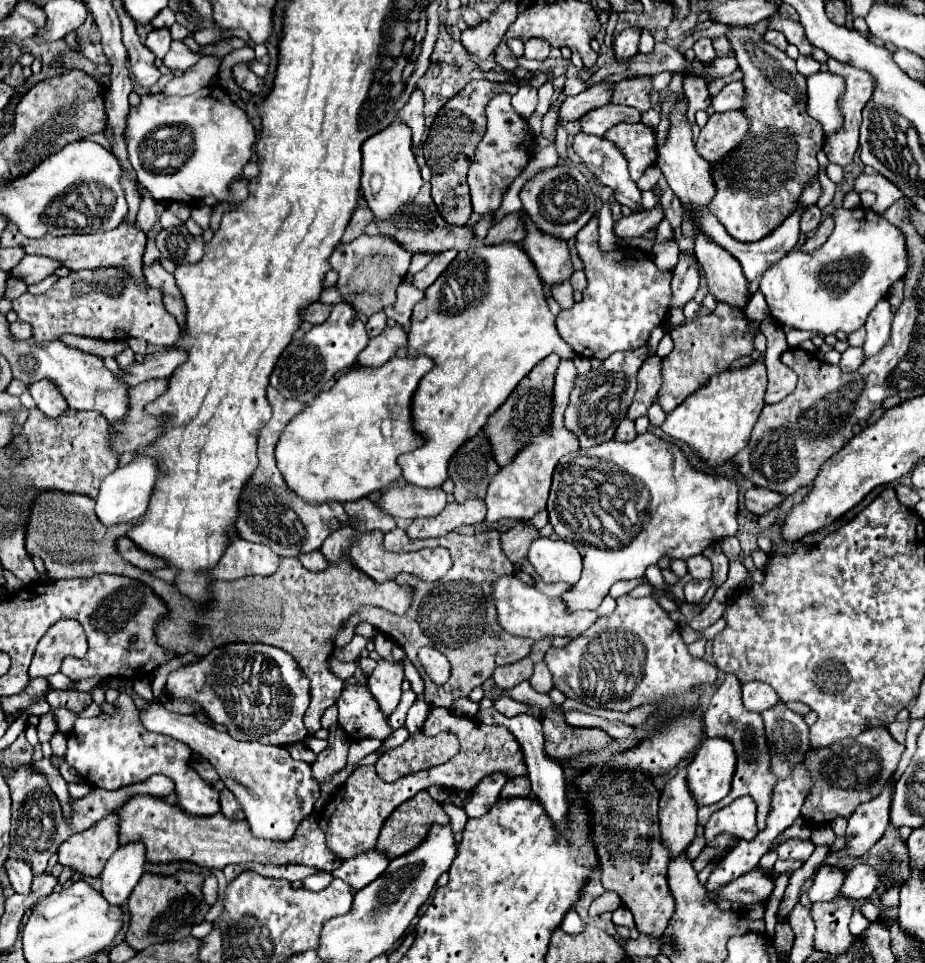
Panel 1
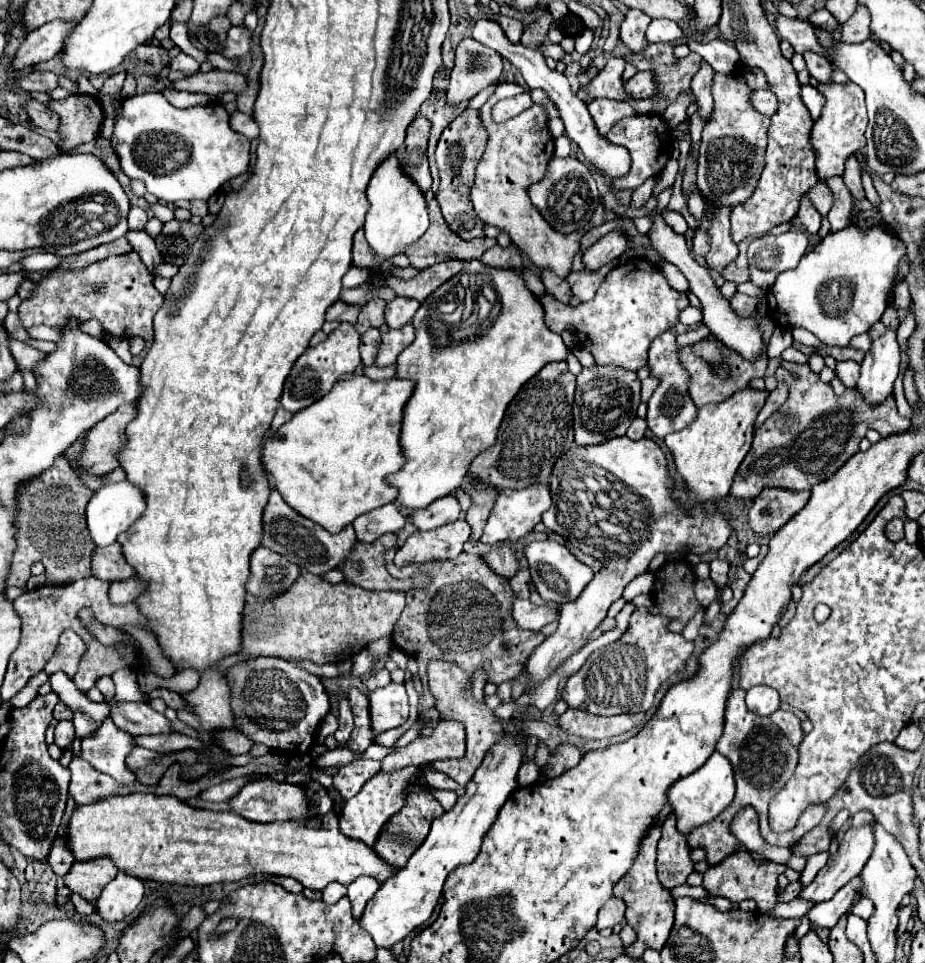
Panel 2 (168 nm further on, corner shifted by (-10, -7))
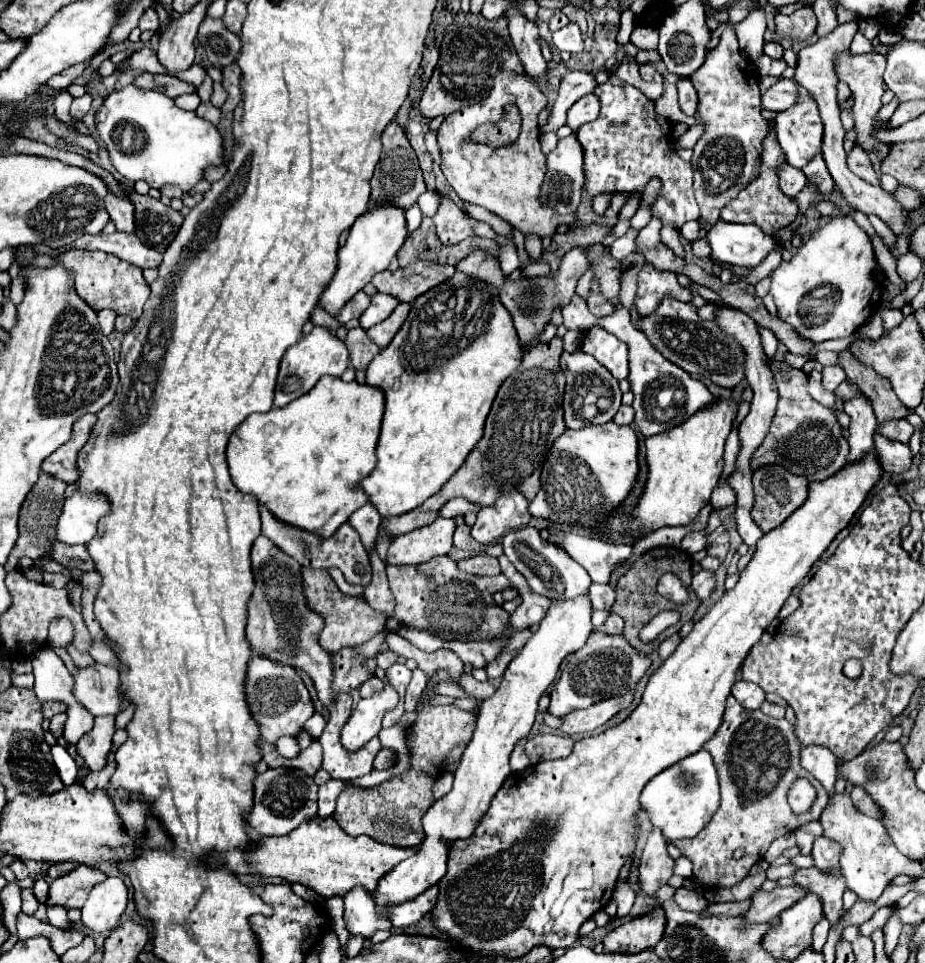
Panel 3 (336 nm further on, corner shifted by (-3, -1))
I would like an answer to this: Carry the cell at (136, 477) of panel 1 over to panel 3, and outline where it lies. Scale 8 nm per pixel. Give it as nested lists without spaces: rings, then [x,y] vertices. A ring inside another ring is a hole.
[[[78,491],[64,503],[56,537],[68,545],[88,543],[96,535],[98,521],[106,515],[110,515],[110,501],[104,493]]]

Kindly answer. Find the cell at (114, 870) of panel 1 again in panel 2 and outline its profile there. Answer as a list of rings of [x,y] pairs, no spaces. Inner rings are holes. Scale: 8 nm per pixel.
[[[117,873],[117,877],[101,891],[95,907],[103,921],[117,923],[129,917],[143,899],[143,881],[125,873]]]

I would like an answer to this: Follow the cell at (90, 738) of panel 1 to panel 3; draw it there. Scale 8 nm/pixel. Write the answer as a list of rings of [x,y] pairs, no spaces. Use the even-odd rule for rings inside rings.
[[[112,715],[96,717],[92,731],[76,743],[78,755],[88,763],[88,767],[92,771],[100,771],[106,765],[110,749],[112,749],[114,731],[116,731],[116,727],[114,727]]]

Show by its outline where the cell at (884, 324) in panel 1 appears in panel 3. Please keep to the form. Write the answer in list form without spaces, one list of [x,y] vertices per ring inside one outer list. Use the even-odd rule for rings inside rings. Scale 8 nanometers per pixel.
[[[858,393],[852,399],[844,403],[844,411],[852,417],[850,423],[850,455],[848,461],[858,461],[864,453],[874,449],[874,433],[876,433],[876,415],[872,409],[872,401],[864,395]]]

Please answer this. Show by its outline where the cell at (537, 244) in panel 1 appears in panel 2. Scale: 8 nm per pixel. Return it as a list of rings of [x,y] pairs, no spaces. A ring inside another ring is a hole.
[[[500,83],[493,95],[485,101],[485,105],[479,109],[479,119],[489,133],[489,147],[485,149],[477,165],[475,183],[471,187],[469,199],[473,203],[477,217],[485,225],[493,225],[501,231],[507,231],[511,241],[531,259],[533,265],[551,267],[557,277],[565,279],[571,273],[571,259],[579,249],[581,237],[589,229],[605,222],[604,205],[600,200],[589,224],[569,235],[561,235],[553,227],[549,227],[549,223],[541,217],[537,207],[533,207],[527,189],[545,177],[547,163],[553,157],[553,137],[547,129],[547,111],[543,105],[533,103],[527,111],[505,123],[491,121],[491,107],[497,103],[497,99],[516,96],[523,92],[523,87],[518,84]]]

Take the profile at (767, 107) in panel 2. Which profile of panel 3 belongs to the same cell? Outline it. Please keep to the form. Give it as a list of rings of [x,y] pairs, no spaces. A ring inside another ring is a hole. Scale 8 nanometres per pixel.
[[[792,79],[778,81],[768,91],[764,91],[762,109],[764,111],[772,111],[772,113],[786,111],[790,105],[794,105],[796,95],[798,95],[798,91],[796,91],[796,85],[794,85]]]

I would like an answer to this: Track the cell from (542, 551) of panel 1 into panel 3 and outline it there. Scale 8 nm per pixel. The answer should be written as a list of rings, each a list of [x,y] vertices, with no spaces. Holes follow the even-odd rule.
[[[528,525],[524,529],[506,533],[502,547],[504,547],[504,555],[508,557],[508,561],[526,577],[532,593],[538,593],[550,599],[574,599],[578,595],[588,593],[588,587],[592,583],[588,571],[582,565],[578,565],[564,549],[542,539],[536,527]]]

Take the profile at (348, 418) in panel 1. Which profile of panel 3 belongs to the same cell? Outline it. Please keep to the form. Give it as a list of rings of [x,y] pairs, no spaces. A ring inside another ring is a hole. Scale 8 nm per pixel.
[[[324,375],[314,389],[294,399],[282,409],[270,409],[266,415],[250,415],[236,433],[232,433],[226,457],[234,485],[242,493],[252,493],[280,521],[292,523],[320,537],[330,537],[348,517],[366,505],[370,497],[362,493],[360,481],[378,463],[376,445],[384,417],[384,391],[358,381],[342,381],[340,377]]]

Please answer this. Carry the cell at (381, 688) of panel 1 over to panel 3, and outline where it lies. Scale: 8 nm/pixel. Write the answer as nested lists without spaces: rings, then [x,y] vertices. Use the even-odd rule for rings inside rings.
[[[386,683],[382,691],[366,699],[360,699],[352,717],[342,729],[342,737],[340,737],[342,745],[346,745],[348,751],[354,751],[366,745],[380,731],[382,717],[388,711],[392,711],[396,705],[398,705],[398,691],[390,683]]]

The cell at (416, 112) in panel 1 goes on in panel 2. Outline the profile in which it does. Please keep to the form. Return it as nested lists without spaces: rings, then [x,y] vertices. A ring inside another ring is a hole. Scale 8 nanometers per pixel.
[[[417,115],[413,123],[407,127],[407,137],[403,147],[397,151],[397,161],[405,167],[405,173],[421,187],[421,191],[431,189],[431,173],[427,165],[427,137],[429,137],[429,121],[423,115]]]

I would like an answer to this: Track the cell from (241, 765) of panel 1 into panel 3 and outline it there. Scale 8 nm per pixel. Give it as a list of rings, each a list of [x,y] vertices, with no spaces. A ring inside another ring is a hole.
[[[96,663],[88,669],[78,669],[74,675],[74,697],[92,715],[118,715],[122,711],[122,689],[118,671]]]

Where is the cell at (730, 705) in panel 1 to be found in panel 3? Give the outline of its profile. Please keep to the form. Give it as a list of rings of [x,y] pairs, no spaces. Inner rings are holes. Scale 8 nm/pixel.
[[[732,695],[726,701],[722,725],[704,749],[714,757],[722,801],[710,823],[696,837],[678,839],[672,845],[694,863],[694,879],[708,887],[732,887],[748,875],[756,861],[764,857],[778,835],[786,835],[810,821],[818,821],[828,803],[828,791],[806,769],[802,769],[794,727],[786,719],[778,721],[766,717],[762,711],[744,709]],[[800,777],[811,781],[818,797],[808,813],[796,815],[788,805],[788,789]],[[736,849],[744,849],[740,859],[732,859]]]

